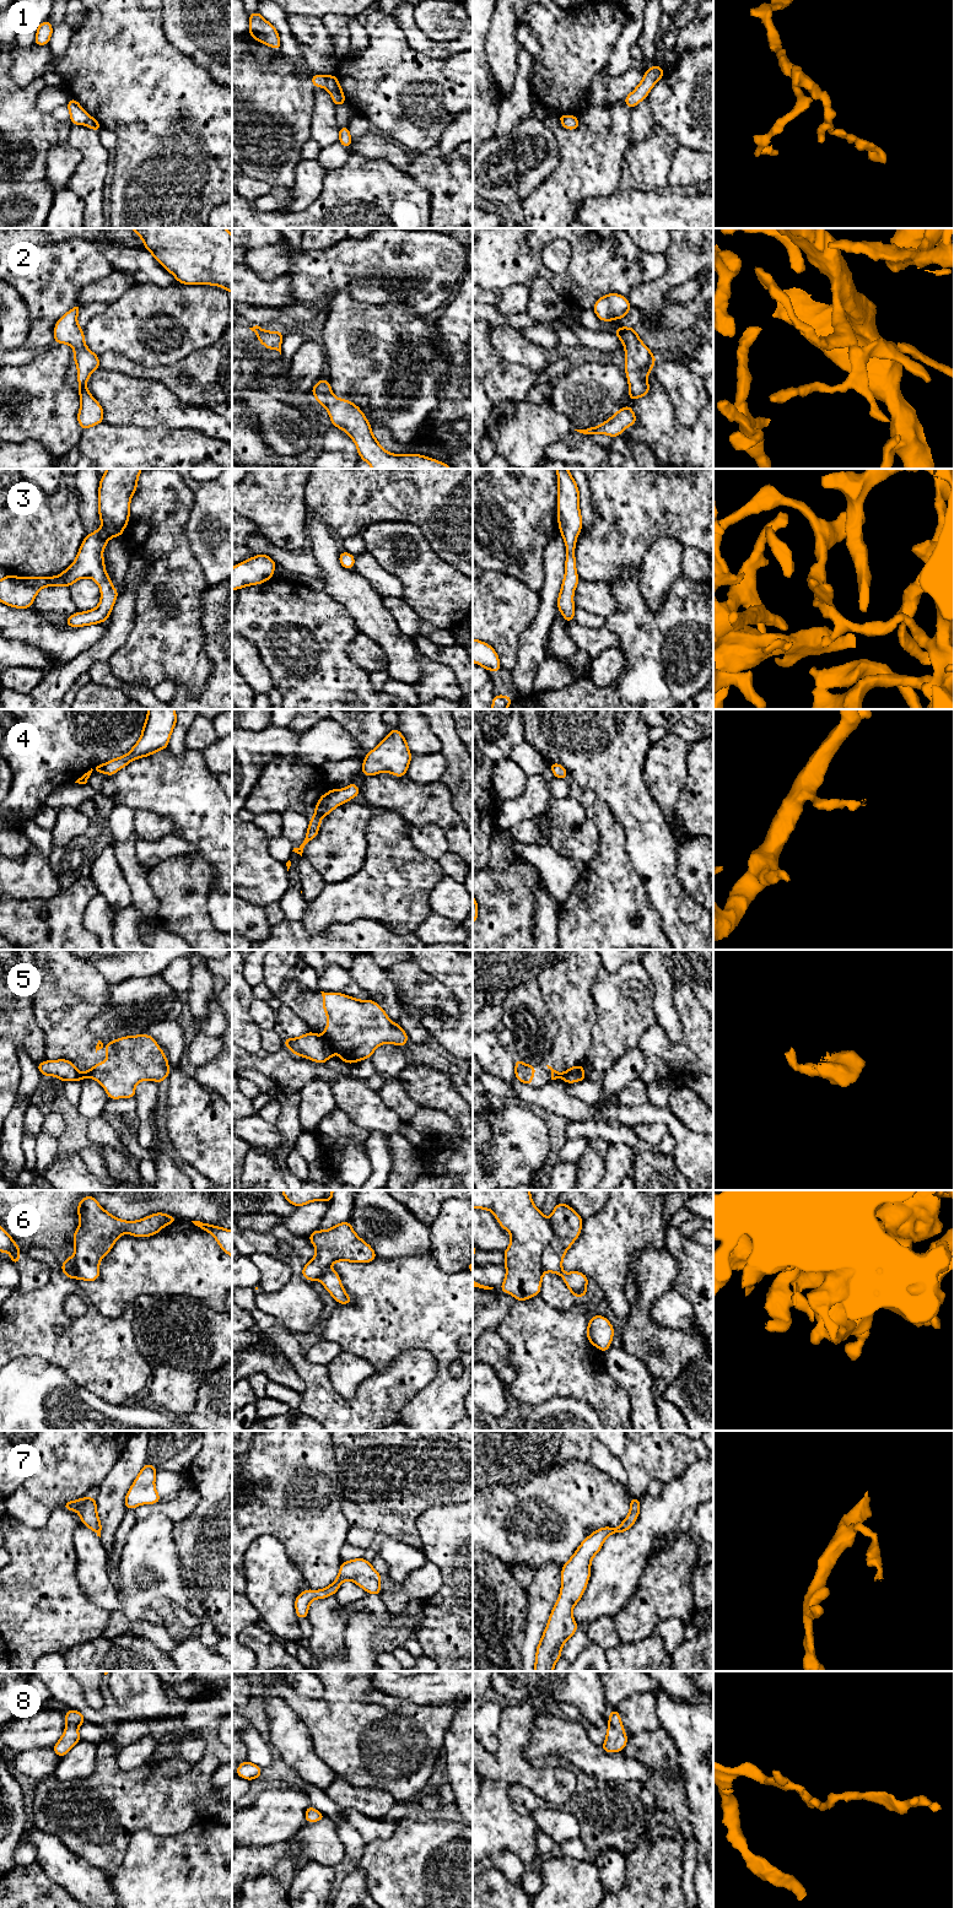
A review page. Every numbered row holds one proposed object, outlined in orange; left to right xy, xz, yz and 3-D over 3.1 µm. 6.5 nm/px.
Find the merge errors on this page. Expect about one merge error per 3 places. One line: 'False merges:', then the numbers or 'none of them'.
False merges: 5

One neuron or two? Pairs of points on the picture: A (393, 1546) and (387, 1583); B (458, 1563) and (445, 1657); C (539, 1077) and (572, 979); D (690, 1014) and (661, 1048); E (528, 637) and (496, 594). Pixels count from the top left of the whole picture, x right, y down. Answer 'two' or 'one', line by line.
A: two
B: one
C: one
D: one
E: two

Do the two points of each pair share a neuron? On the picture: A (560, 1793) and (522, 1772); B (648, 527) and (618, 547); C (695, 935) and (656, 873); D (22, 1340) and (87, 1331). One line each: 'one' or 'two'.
A: one
B: one
C: one
D: one

